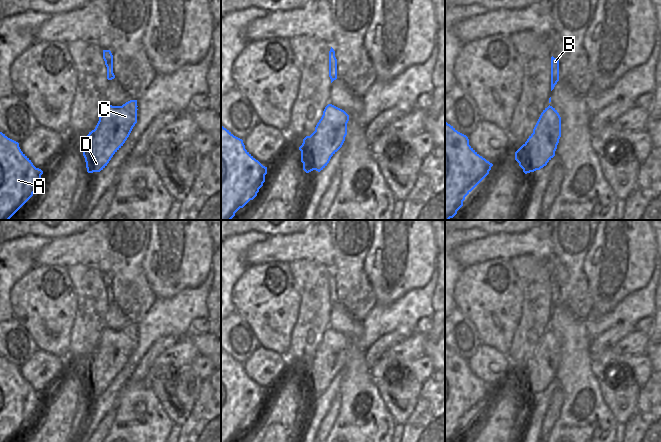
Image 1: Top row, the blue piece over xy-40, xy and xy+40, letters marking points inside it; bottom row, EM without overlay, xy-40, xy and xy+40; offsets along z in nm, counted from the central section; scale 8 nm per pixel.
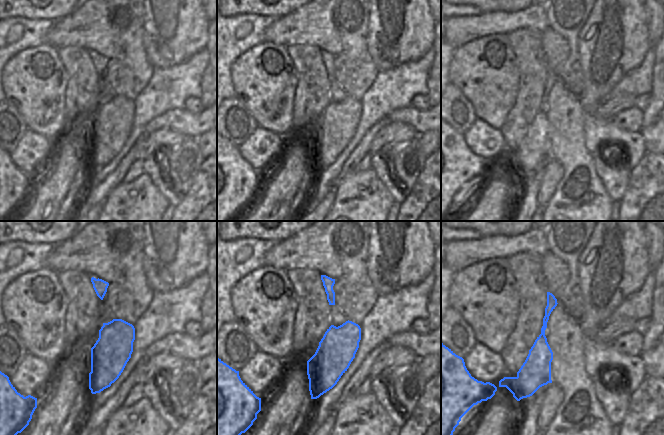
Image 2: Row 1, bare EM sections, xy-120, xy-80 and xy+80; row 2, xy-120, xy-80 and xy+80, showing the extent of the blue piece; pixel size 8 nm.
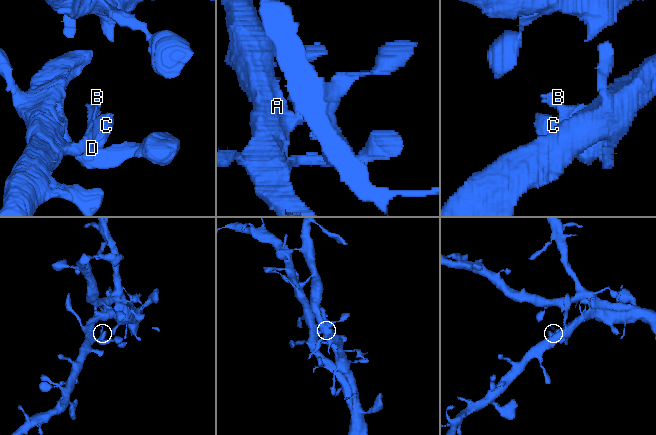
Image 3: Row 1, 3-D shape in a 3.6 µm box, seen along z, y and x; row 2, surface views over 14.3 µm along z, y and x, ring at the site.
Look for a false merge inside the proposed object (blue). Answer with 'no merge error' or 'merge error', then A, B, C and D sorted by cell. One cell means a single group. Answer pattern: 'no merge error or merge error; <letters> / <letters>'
merge error; A / B C D

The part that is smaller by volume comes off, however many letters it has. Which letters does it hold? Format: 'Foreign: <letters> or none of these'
Foreign: B, C, D

